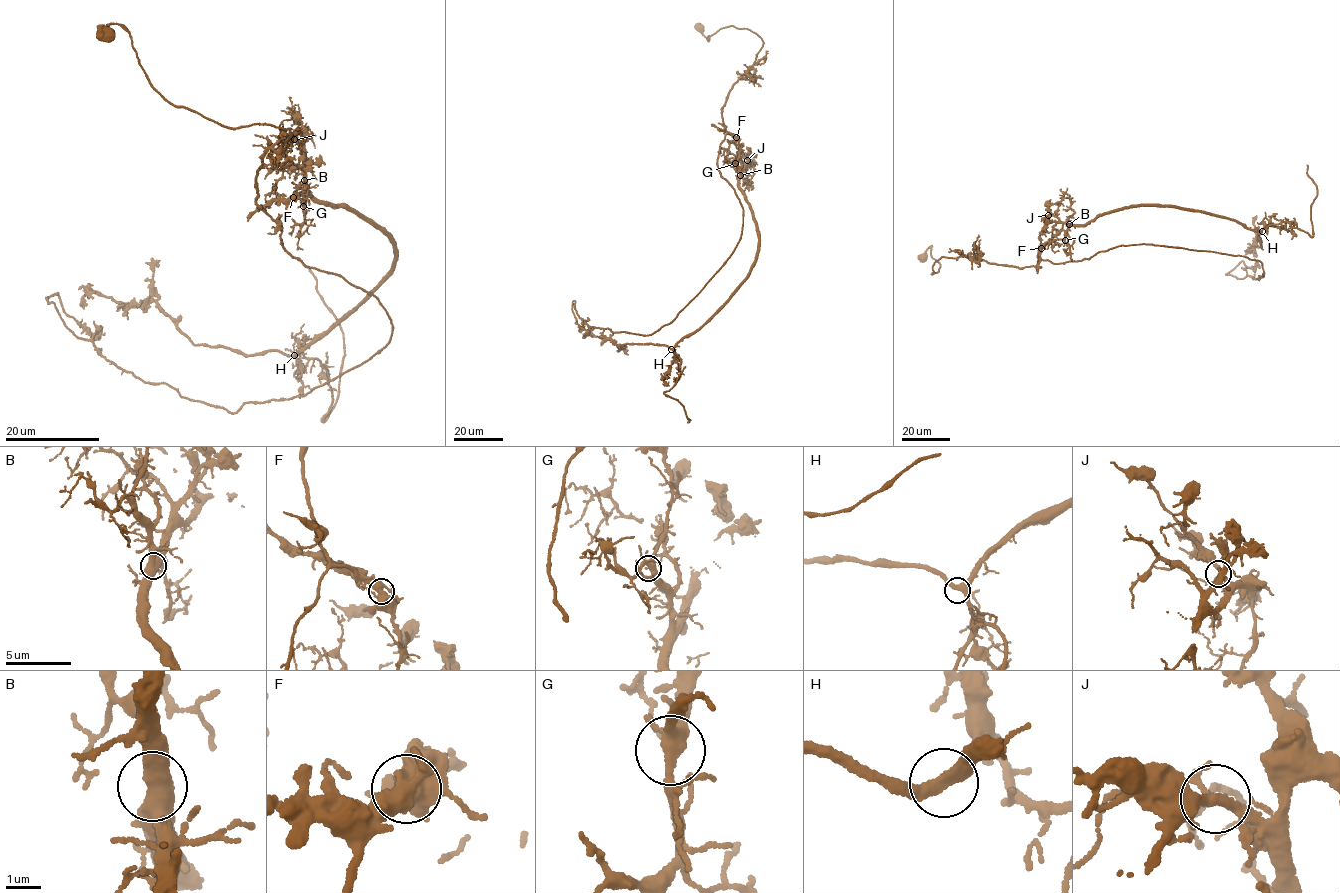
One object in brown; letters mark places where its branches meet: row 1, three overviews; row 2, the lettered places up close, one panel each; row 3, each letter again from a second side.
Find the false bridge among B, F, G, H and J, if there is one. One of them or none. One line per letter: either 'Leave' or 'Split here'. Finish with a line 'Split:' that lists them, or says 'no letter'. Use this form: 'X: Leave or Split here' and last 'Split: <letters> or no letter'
B: Leave
F: Split here
G: Leave
H: Leave
J: Leave
Split: F

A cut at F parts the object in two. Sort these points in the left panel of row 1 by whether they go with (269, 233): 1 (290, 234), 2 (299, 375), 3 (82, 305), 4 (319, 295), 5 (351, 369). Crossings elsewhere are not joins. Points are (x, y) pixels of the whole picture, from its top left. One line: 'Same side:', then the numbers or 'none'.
Same side: 5

